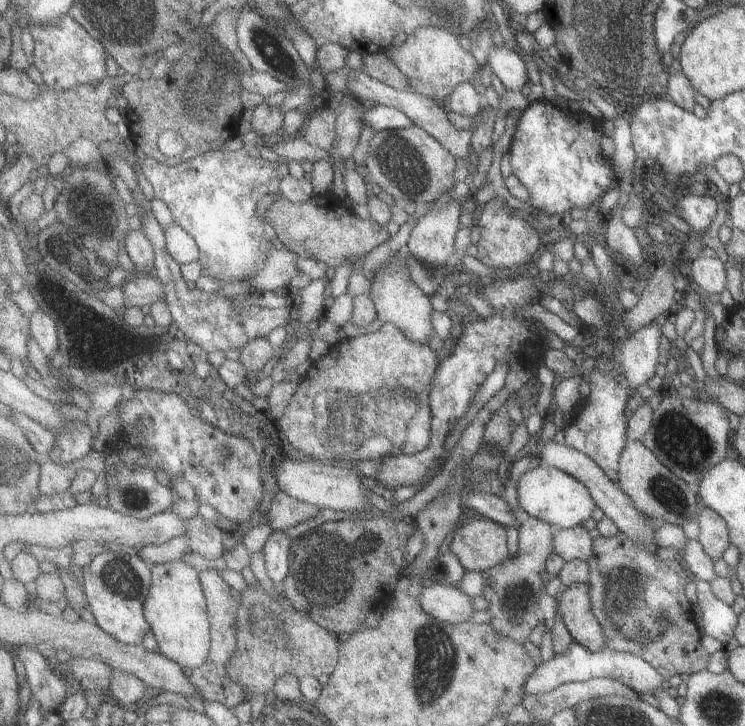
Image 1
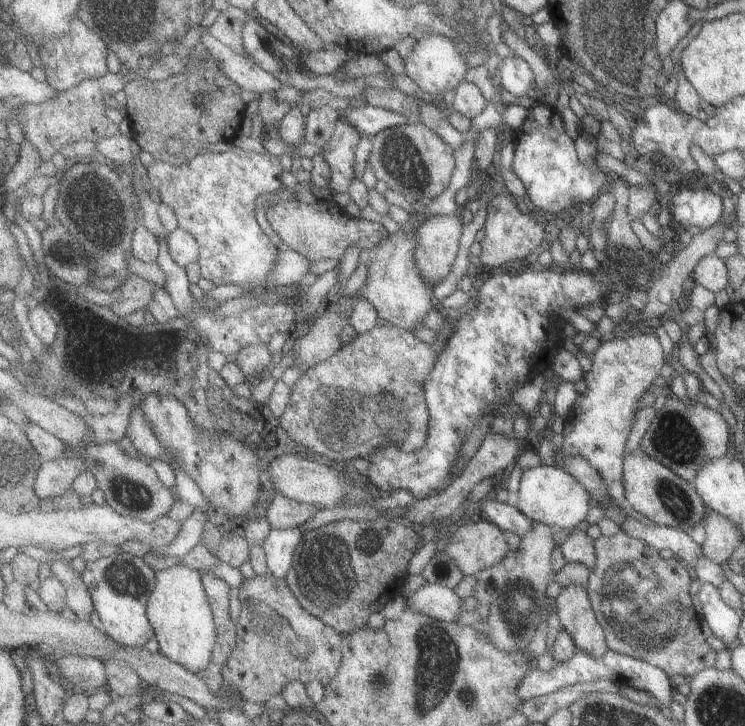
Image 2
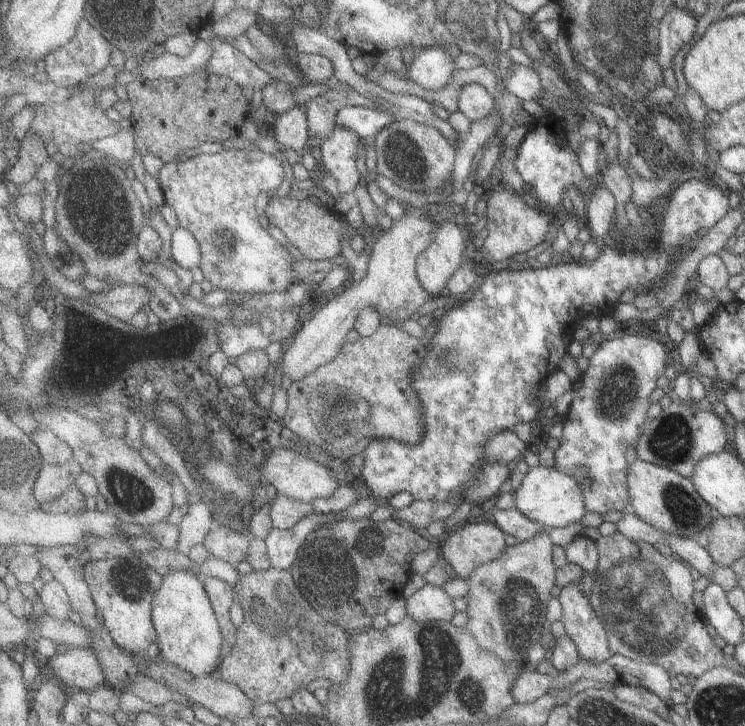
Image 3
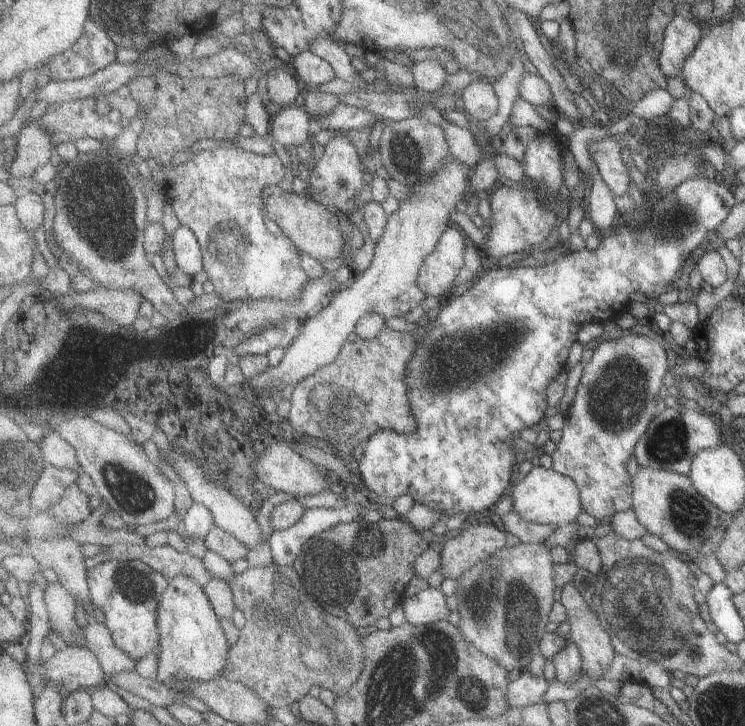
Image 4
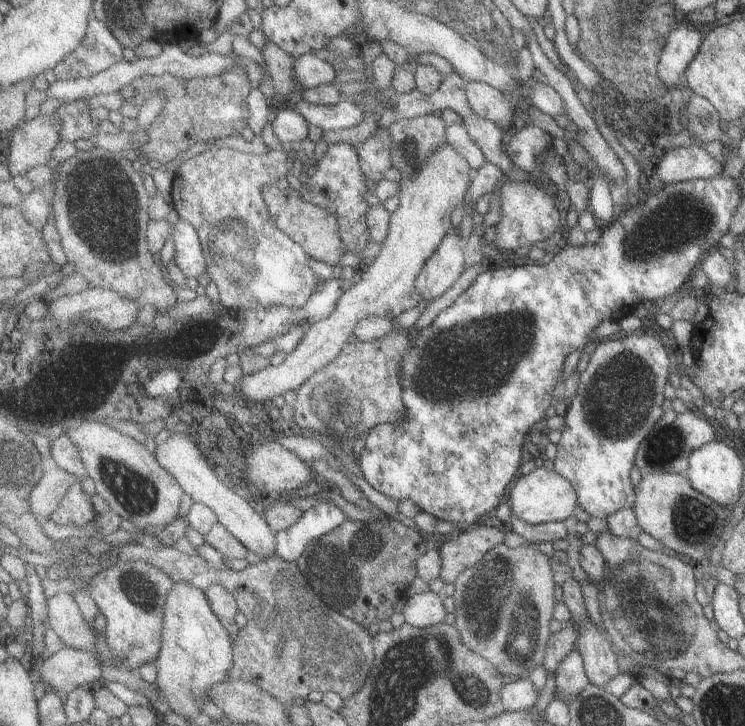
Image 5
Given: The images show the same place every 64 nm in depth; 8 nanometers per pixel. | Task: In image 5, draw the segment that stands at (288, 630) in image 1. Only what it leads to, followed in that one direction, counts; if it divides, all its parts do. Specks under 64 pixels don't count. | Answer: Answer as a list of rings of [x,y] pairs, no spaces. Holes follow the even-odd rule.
[[[125,544],[117,546],[113,552],[119,562],[149,562],[175,582],[195,584],[201,590],[223,584],[233,592],[237,604],[255,604],[255,608],[247,612],[247,626],[239,632],[237,640],[233,640],[235,666],[229,672],[231,680],[255,684],[287,708],[293,706],[297,698],[307,700],[313,690],[337,692],[347,700],[365,686],[375,664],[373,636],[369,636],[367,628],[359,622],[343,618],[339,612],[325,606],[305,580],[297,562],[291,564],[281,556],[273,556],[235,572],[209,566],[203,556],[185,554],[175,546],[145,548],[143,544]]]

